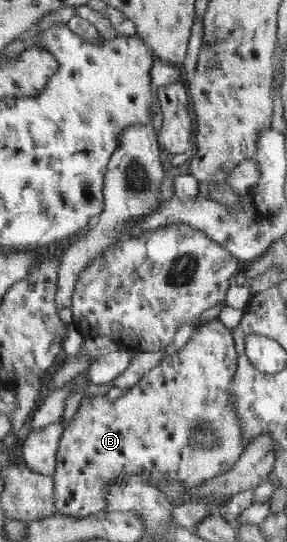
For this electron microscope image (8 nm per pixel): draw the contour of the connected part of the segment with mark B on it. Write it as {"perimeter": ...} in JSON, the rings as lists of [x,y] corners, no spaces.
{"perimeter":[[[213,320],[209,323],[197,326],[190,335],[187,343],[180,348],[176,355],[165,357],[154,369],[151,369],[142,377],[141,381],[130,390],[126,391],[120,398],[110,401],[108,397],[92,397],[81,401],[74,419],[66,426],[62,434],[61,447],[57,455],[56,475],[56,513],[64,516],[74,516],[85,518],[106,509],[106,492],[108,488],[122,480],[122,476],[130,474],[132,476],[145,476],[148,480],[156,483],[160,479],[166,481],[181,482],[187,489],[202,486],[206,480],[222,475],[234,468],[234,464],[240,461],[242,454],[246,451],[242,443],[242,421],[237,416],[233,407],[234,397],[230,393],[230,386],[234,383],[238,369],[238,351],[234,345],[232,331],[222,321]]]}

